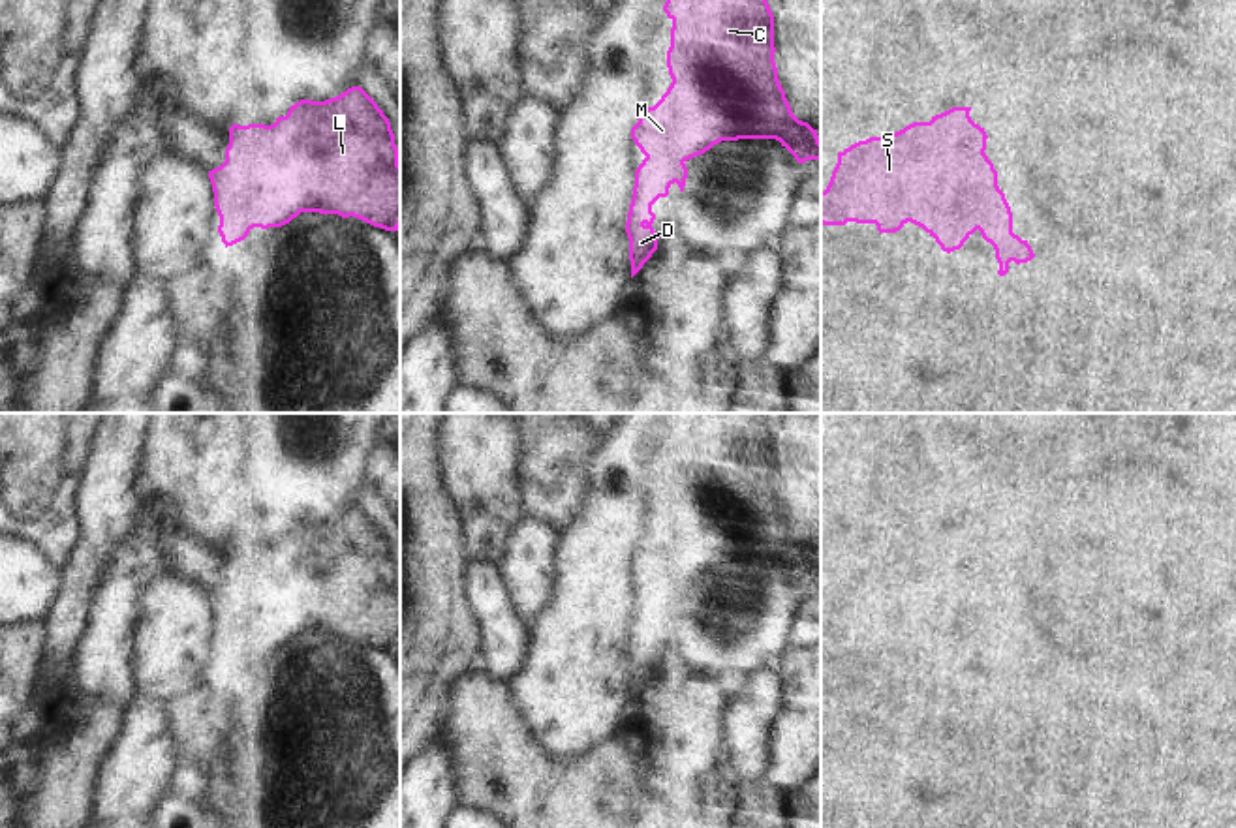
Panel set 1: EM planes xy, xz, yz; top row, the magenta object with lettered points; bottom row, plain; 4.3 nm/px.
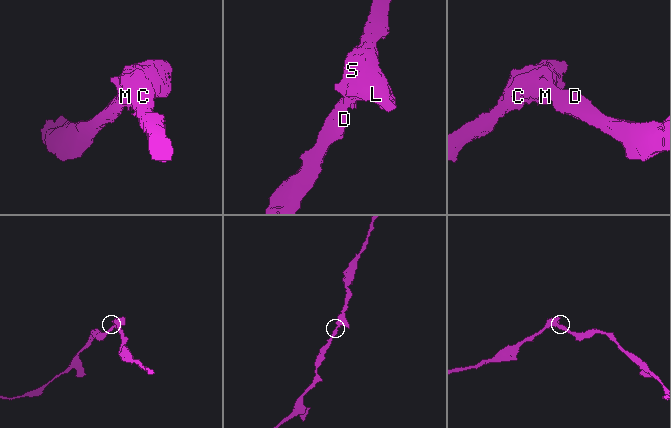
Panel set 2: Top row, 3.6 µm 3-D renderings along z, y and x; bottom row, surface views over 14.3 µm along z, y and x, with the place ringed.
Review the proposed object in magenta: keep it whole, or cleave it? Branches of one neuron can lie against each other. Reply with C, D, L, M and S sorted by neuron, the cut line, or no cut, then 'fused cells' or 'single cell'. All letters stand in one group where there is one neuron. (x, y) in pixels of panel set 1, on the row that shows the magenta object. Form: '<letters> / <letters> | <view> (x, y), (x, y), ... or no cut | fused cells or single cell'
C D L M S | no cut | single cell

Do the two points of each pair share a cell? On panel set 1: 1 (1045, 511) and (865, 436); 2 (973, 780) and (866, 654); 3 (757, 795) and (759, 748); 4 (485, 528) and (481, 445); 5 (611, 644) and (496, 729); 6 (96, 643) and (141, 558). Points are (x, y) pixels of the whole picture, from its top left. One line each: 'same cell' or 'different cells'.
1: different cells
2: different cells
3: different cells
4: same cell
5: different cells
6: same cell

